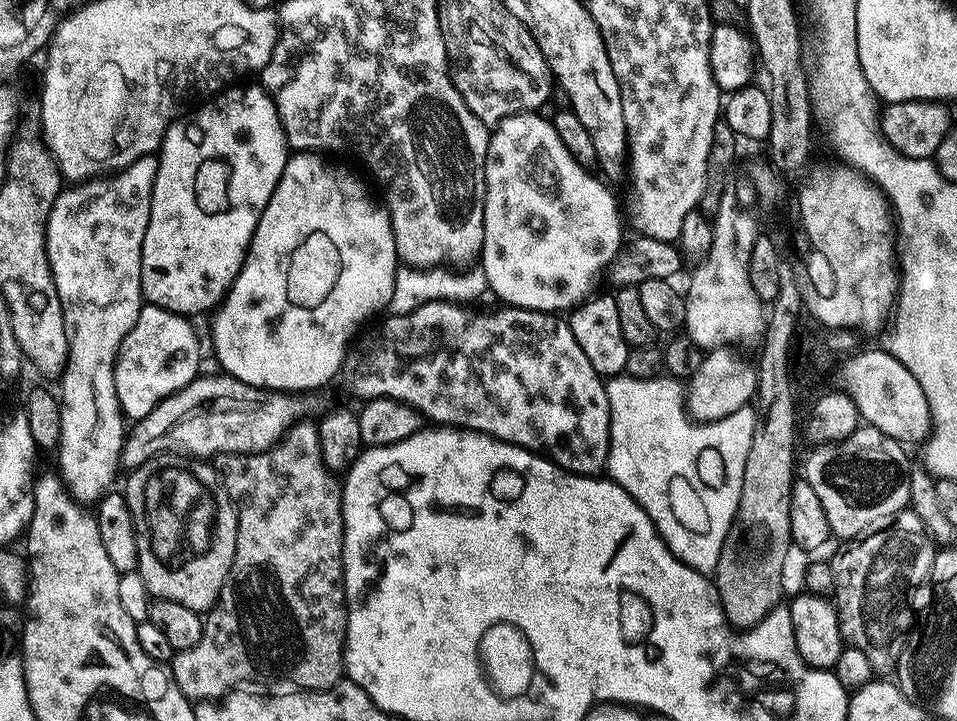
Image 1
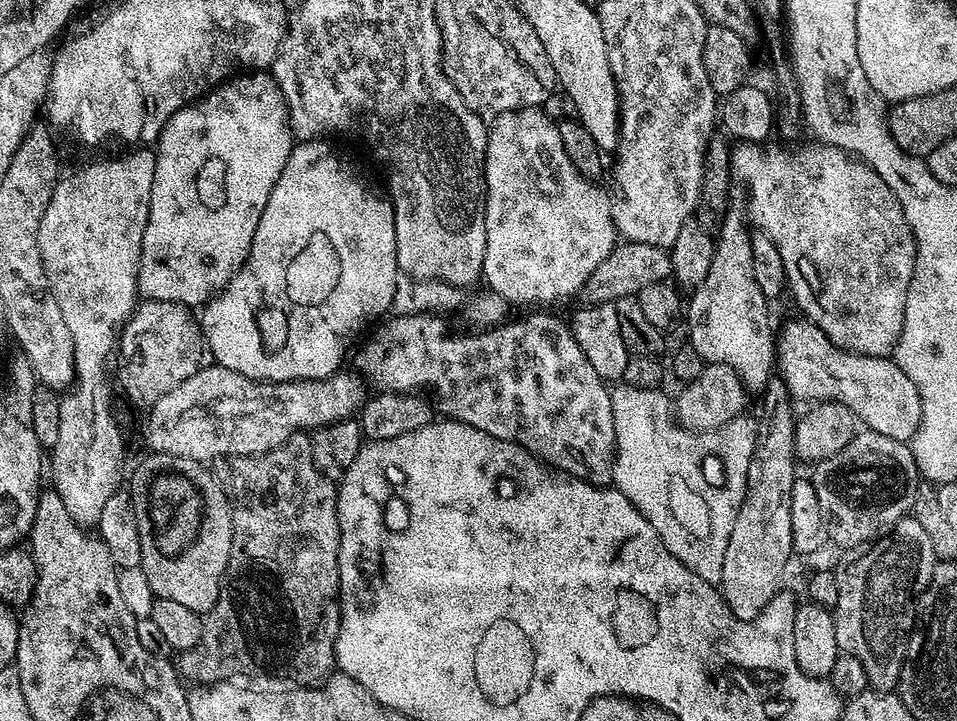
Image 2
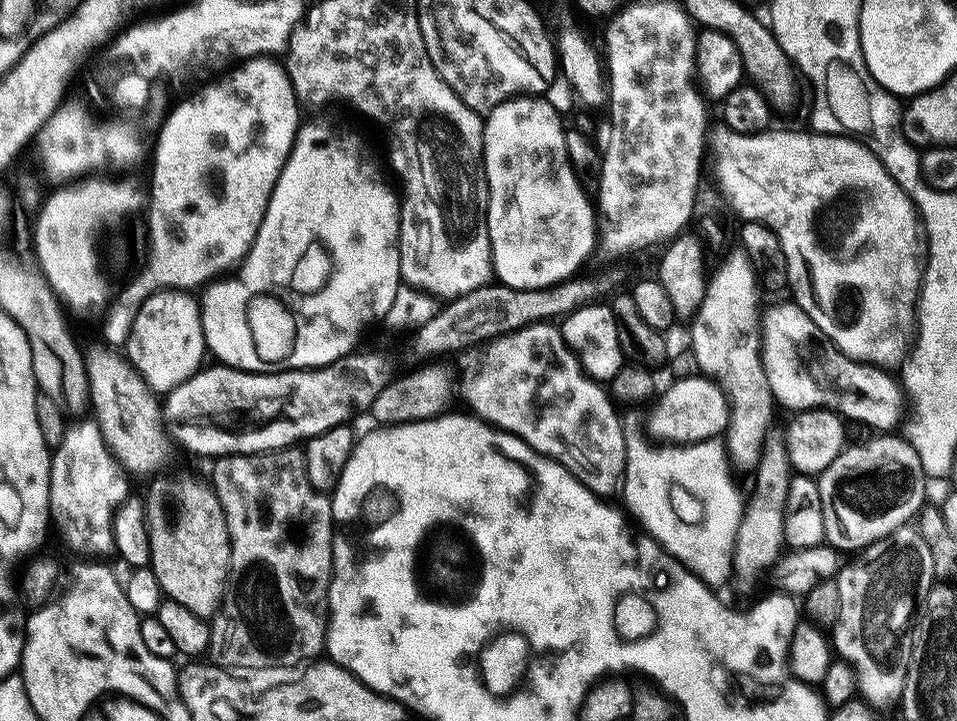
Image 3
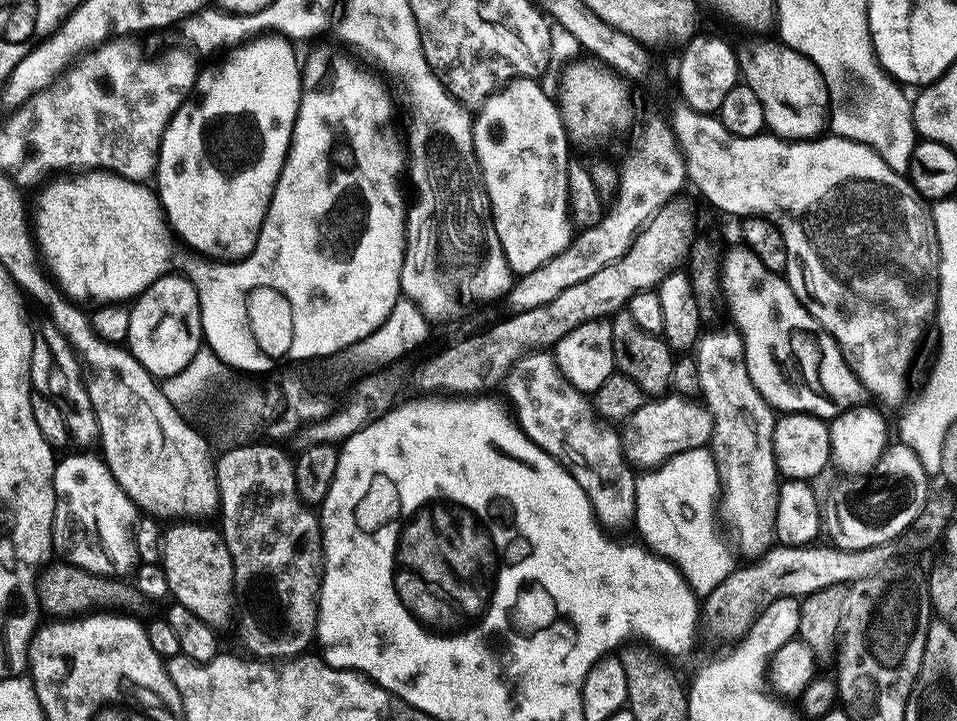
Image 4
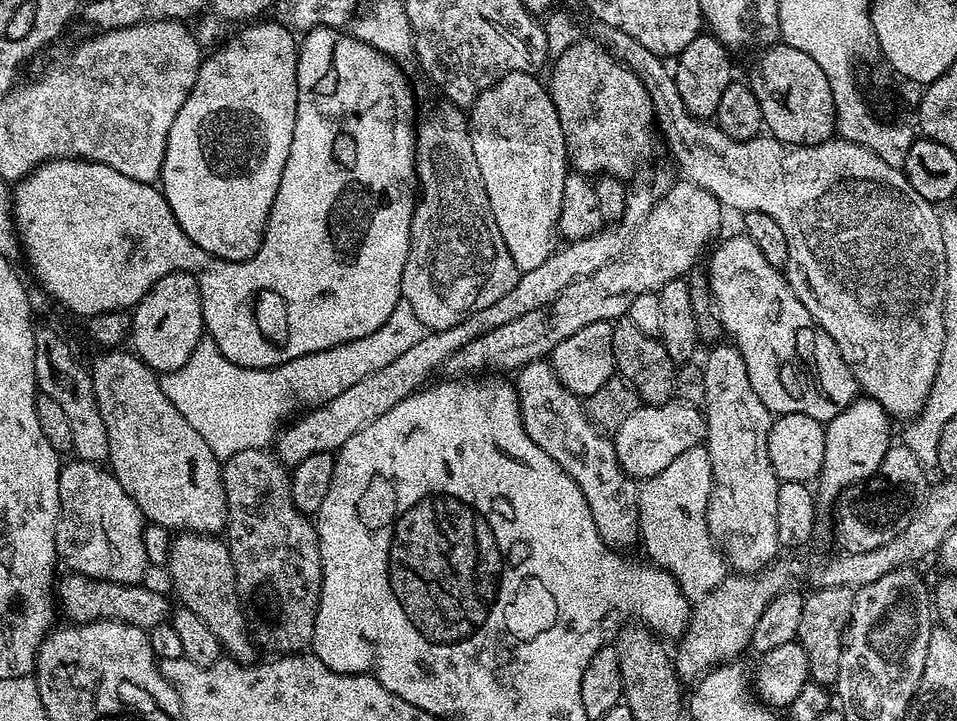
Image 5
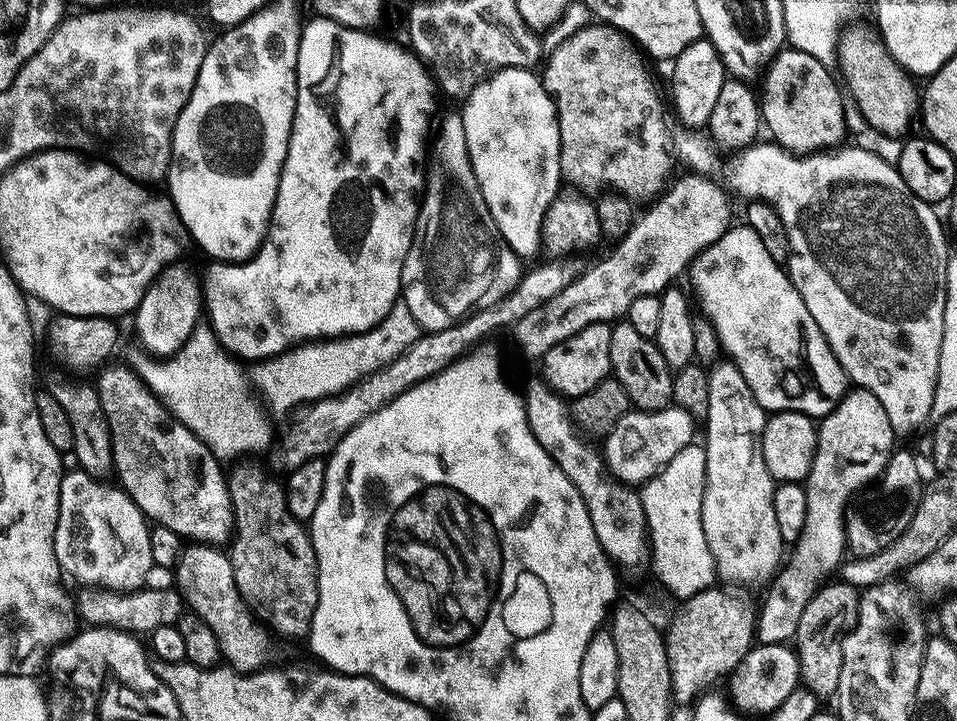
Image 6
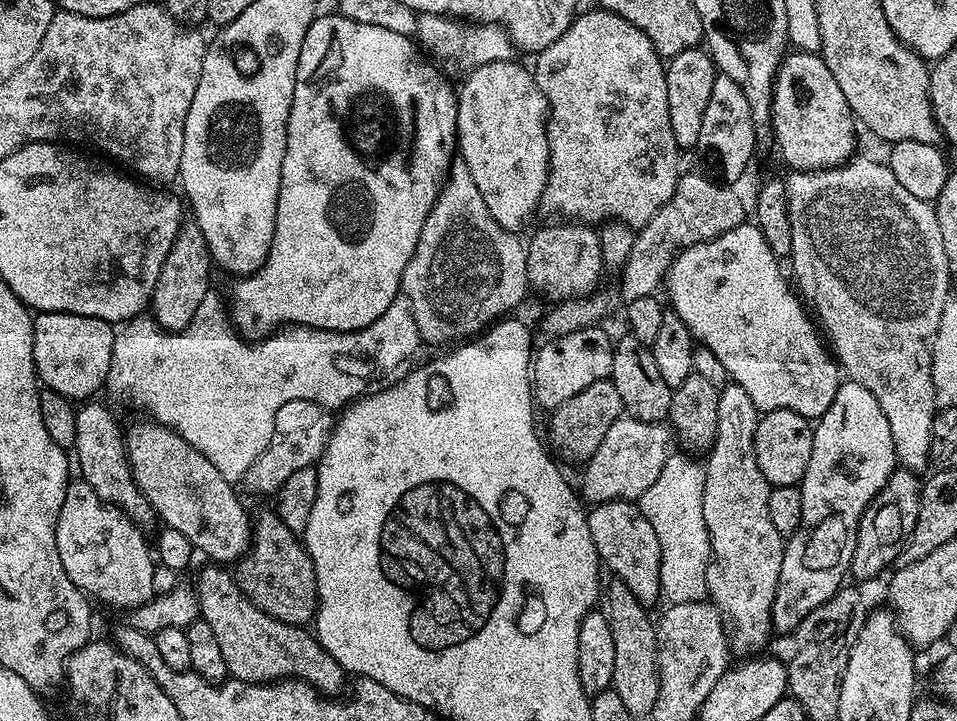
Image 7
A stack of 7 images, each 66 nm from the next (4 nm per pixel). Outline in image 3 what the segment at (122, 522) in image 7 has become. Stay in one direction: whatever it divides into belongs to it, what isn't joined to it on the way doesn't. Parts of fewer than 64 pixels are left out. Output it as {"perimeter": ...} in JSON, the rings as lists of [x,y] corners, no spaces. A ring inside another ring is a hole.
{"perimeter":[[[84,418],[67,429],[64,440],[52,452],[52,469],[50,470],[50,520],[60,531],[60,536],[76,552],[85,552],[88,558],[108,558],[112,556],[116,543],[112,537],[112,520],[116,517],[116,509],[128,499],[129,477],[117,464],[112,451],[104,445],[104,439],[95,419]]]}

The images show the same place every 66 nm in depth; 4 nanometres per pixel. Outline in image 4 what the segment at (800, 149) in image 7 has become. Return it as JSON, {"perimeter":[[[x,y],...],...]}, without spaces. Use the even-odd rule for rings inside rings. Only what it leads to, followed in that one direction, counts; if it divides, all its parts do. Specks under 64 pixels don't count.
{"perimeter":[[[756,38],[756,41],[748,40],[744,45],[739,45],[736,48],[736,60],[740,63],[743,83],[748,84],[758,97],[758,102],[762,102],[767,131],[773,136],[781,136],[783,140],[810,140],[819,137],[828,122],[828,91],[822,74],[805,56],[798,54],[779,39],[764,39],[768,38]]]}

